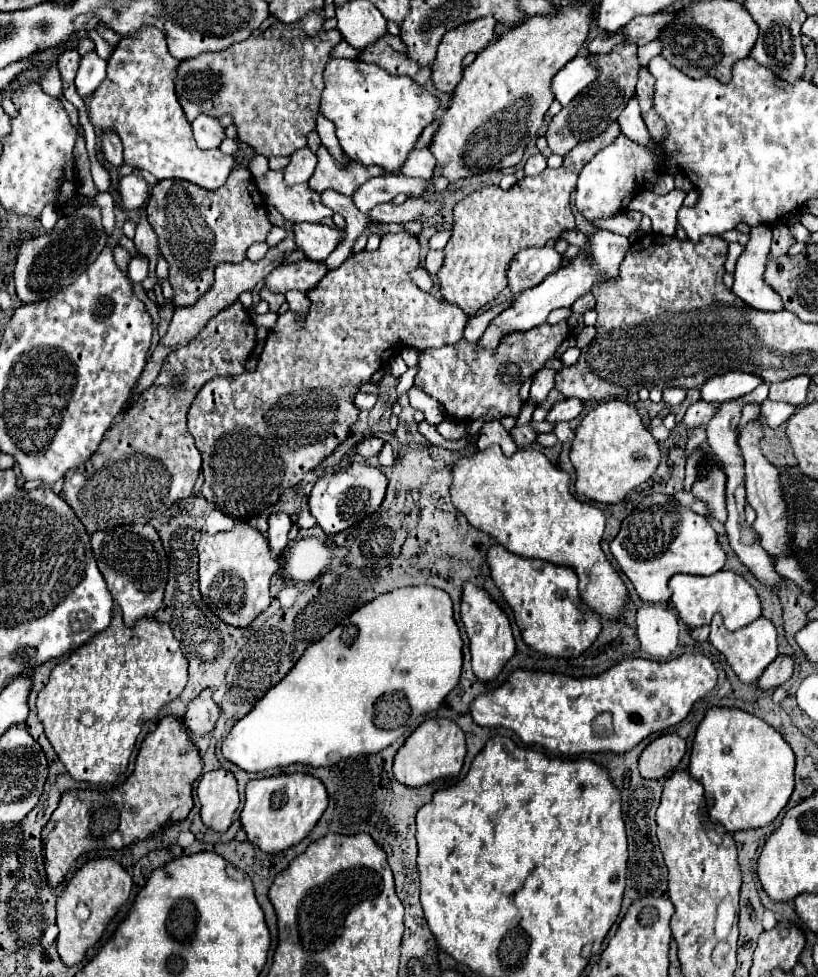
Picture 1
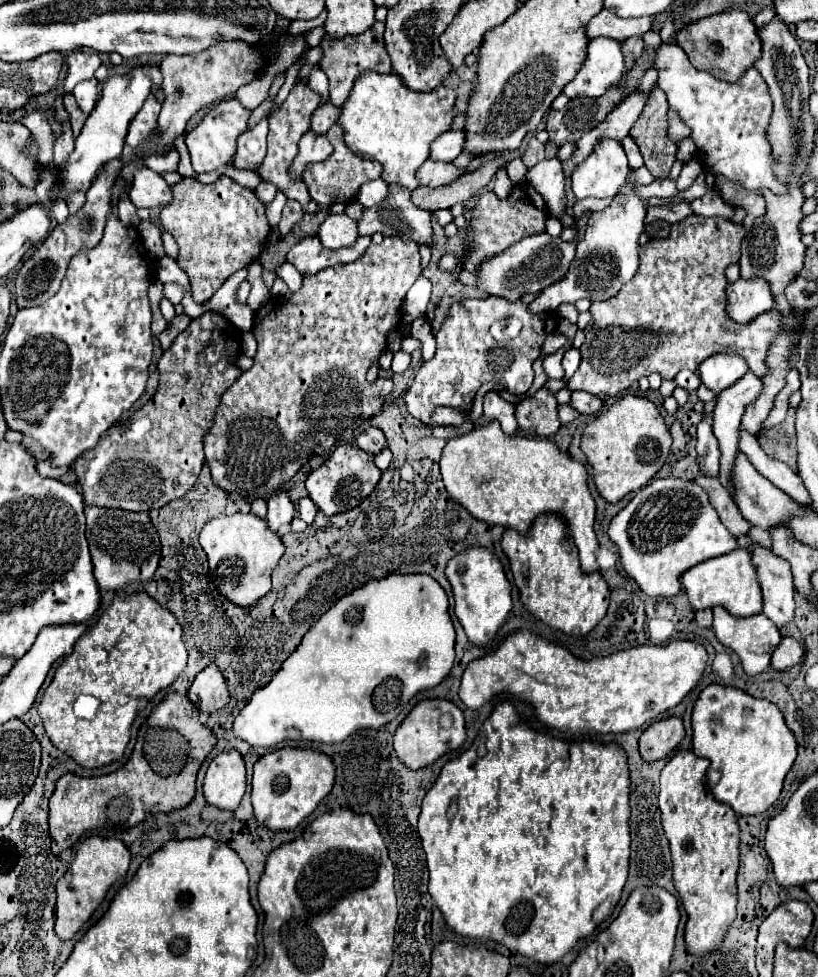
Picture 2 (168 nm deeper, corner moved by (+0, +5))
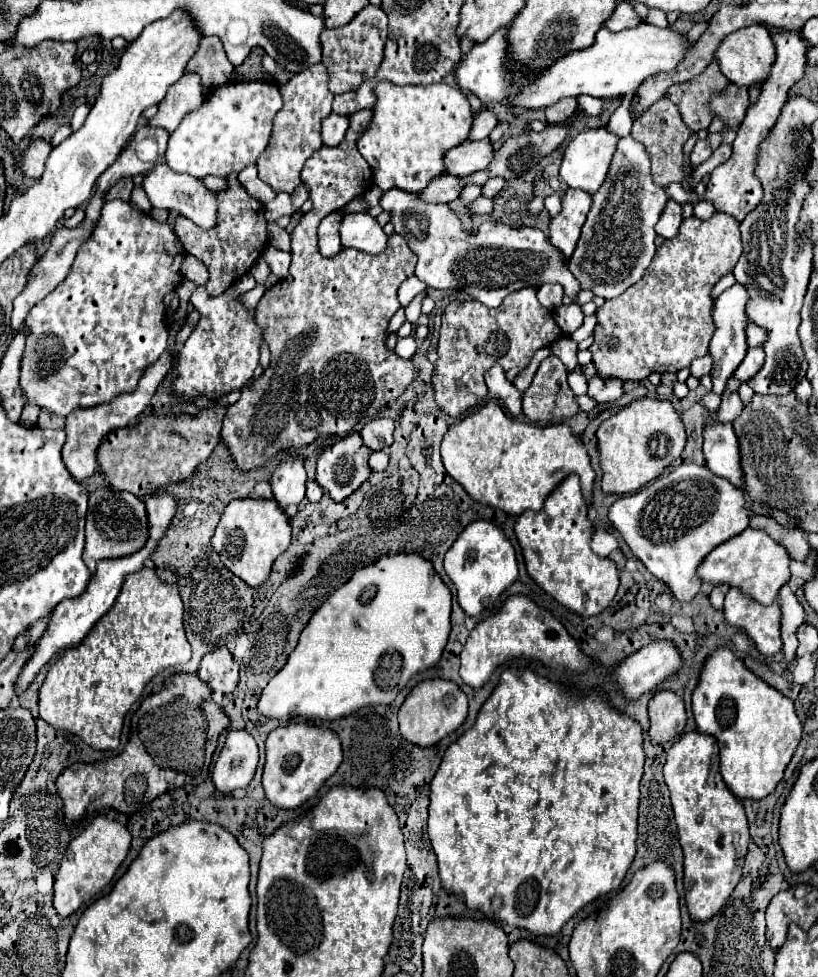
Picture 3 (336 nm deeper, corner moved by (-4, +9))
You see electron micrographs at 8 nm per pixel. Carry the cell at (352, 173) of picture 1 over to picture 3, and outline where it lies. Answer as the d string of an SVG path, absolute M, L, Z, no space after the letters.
M361 109L361 111L353 113L349 119L351 119L351 127L349 127L347 135L343 137L343 143L339 143L337 147L327 147L327 145L323 145L319 151L315 151L315 155L311 155L311 157L307 159L307 163L305 163L305 167L303 167L303 171L301 171L301 179L303 179L303 181L307 183L307 187L309 187L309 195L311 195L311 201L313 201L313 209L311 209L309 213L303 213L301 221L297 223L297 227L295 227L293 233L291 233L291 257L293 257L293 259L291 259L291 271L289 271L289 273L291 273L293 281L291 281L291 283L277 283L277 285L273 285L271 289L265 291L265 295L261 297L261 301L259 301L259 305L257 305L257 321L259 321L259 325L265 329L263 333L265 333L265 341L267 341L267 345L269 345L269 349L271 349L271 365L263 371L263 375L261 375L257 381L245 385L245 387L241 389L241 399L239 399L237 403L233 403L233 405L227 407L227 413L225 413L225 419L223 419L223 429L221 429L223 441L227 443L227 447L229 447L231 455L233 455L233 459L235 459L237 467L243 469L243 471L261 467L261 465L263 465L267 459L271 459L273 455L279 455L279 453L285 453L285 451L297 453L297 451L301 451L305 445L313 443L319 435L339 435L339 437L349 435L359 423L373 419L381 407L385 407L389 401L397 399L397 397L407 389L407 385L417 377L417 365L411 363L411 361L405 361L405 359L401 359L399 355L395 355L393 351L389 351L389 349L387 349L387 343L385 343L385 339L387 339L387 337L385 337L387 325L389 325L391 317L397 313L397 309L401 307L399 301L397 301L397 289L399 289L399 285L401 285L407 277L413 275L413 269L415 269L415 263L417 263L417 255L407 247L407 243L401 239L401 235L393 233L393 235L389 237L387 249L385 249L381 255L369 255L369 253L365 253L365 251L347 249L347 247L341 249L339 255L335 255L335 257L331 257L331 259L319 255L319 247L317 247L317 227L319 227L321 219L323 219L325 215L329 215L331 211L341 209L343 205L347 205L347 203L353 201L355 197L361 197L361 195L367 191L365 171L371 171L371 167L369 167L369 163L359 155L359 151L357 151L357 147L355 147L355 139L359 139L359 131L363 131L363 127L367 127L367 119L371 119L371 109Z

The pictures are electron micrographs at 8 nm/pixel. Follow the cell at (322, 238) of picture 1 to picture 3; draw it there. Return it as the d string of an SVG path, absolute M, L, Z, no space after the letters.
M351 213L341 223L343 247L353 247L371 255L379 255L387 247L387 235L375 217L369 213Z

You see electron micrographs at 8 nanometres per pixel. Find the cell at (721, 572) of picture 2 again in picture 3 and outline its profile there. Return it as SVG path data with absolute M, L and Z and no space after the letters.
M747 527L743 533L735 535L735 539L715 547L705 557L699 567L699 577L713 587L719 583L729 583L731 587L739 587L743 593L757 599L761 605L771 605L777 601L781 587L791 579L789 563L791 555L781 543L775 543L775 539L771 539L765 531Z

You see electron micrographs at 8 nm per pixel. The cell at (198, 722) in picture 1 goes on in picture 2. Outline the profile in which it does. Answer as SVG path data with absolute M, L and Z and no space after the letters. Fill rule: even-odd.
M215 665L205 667L195 677L193 685L187 691L187 697L181 697L179 693L169 693L153 709L153 713L147 719L147 725L139 729L131 759L119 771L103 777L89 777L89 779L67 773L63 775L63 779L57 781L55 793L49 799L49 831L53 839L53 853L57 857L61 857L65 849L71 849L87 831L93 829L127 831L139 821L143 821L147 815L169 813L175 809L183 809L185 805L191 803L195 795L197 771L217 743L211 729L207 729L197 721L199 713L205 717L223 709L229 703L227 683L221 671ZM201 685L219 685L219 687L201 687ZM149 747L159 747L161 765L177 765L177 771L171 775L157 773L151 767L151 761L147 759Z

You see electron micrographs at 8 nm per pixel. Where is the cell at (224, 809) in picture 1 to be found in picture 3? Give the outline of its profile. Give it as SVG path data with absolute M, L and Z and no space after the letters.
M233 729L227 733L227 741L217 757L217 763L213 767L213 783L221 793L233 793L235 789L245 789L249 781L255 775L259 763L259 751L253 735L249 735L245 729Z

